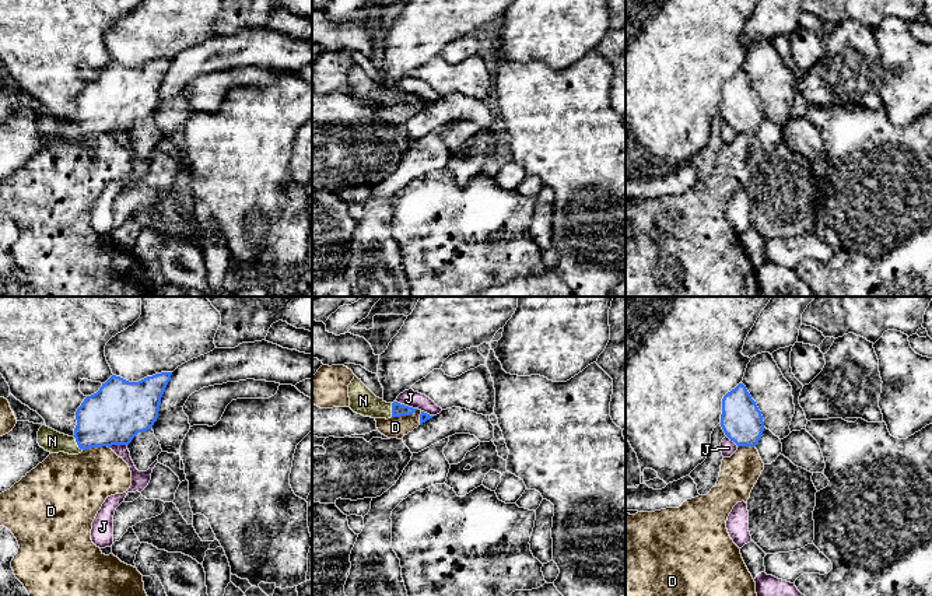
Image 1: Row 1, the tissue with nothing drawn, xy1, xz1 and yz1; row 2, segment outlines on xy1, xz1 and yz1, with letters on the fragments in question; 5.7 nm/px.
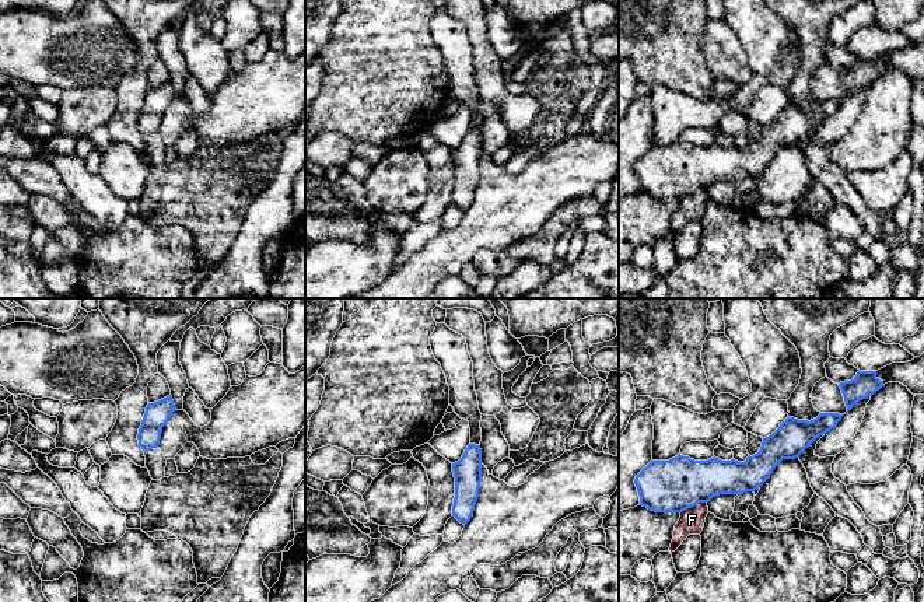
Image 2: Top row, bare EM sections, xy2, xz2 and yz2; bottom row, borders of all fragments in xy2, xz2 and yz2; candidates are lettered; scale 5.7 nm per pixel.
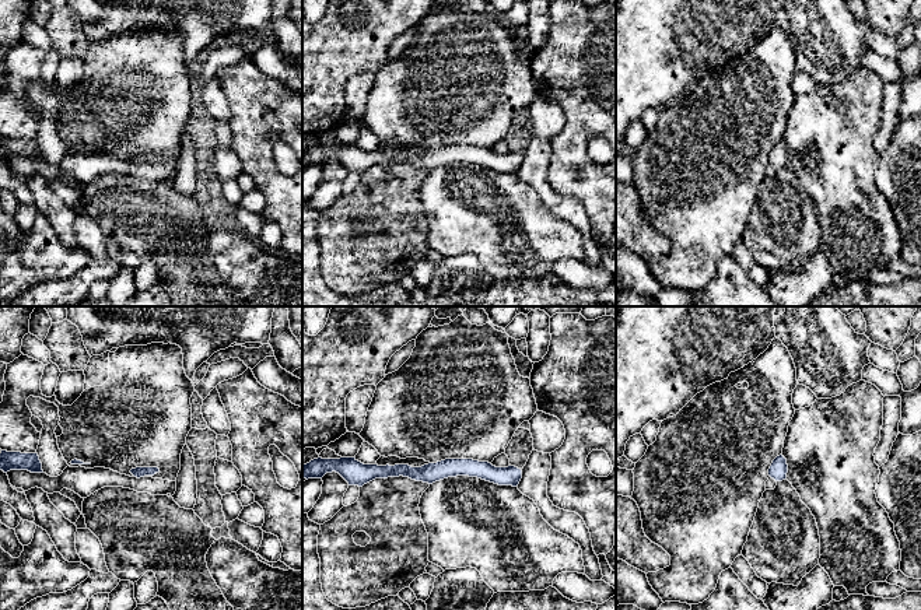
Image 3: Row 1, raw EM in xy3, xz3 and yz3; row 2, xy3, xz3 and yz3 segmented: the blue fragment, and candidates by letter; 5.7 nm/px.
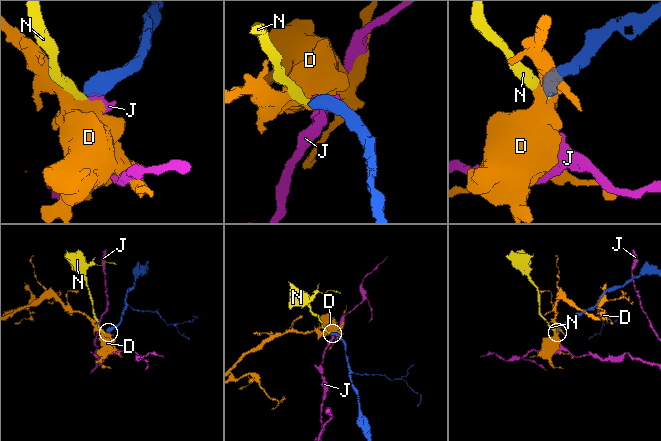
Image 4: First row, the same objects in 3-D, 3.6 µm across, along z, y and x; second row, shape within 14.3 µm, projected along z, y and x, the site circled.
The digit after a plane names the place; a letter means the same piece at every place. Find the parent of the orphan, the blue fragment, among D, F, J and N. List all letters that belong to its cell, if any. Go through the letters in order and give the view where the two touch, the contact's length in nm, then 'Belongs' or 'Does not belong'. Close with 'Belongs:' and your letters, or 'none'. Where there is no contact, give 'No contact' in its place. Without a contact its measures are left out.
D: Touches blue in xy1. Shared border 160 nm. Does not belong
F: Touches blue in yz2. Shared border 170 nm. Does not belong
J: Touches blue in xz1. Shared border 140 nm. Does not belong
N: Touches blue in xy1. Shared border 110 nm. Belongs
Belongs: N

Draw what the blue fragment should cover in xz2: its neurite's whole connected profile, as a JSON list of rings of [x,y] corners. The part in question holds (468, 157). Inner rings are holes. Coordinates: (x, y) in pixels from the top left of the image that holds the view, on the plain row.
[[[469,130],[462,144],[452,150],[452,158],[455,164],[452,203],[466,211],[473,202],[482,168],[480,132]]]

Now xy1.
[[[161,59],[139,69],[112,62],[77,95],[73,123],[42,112],[39,133],[50,140],[78,141],[90,134],[129,132],[139,119],[153,115],[171,62]]]

